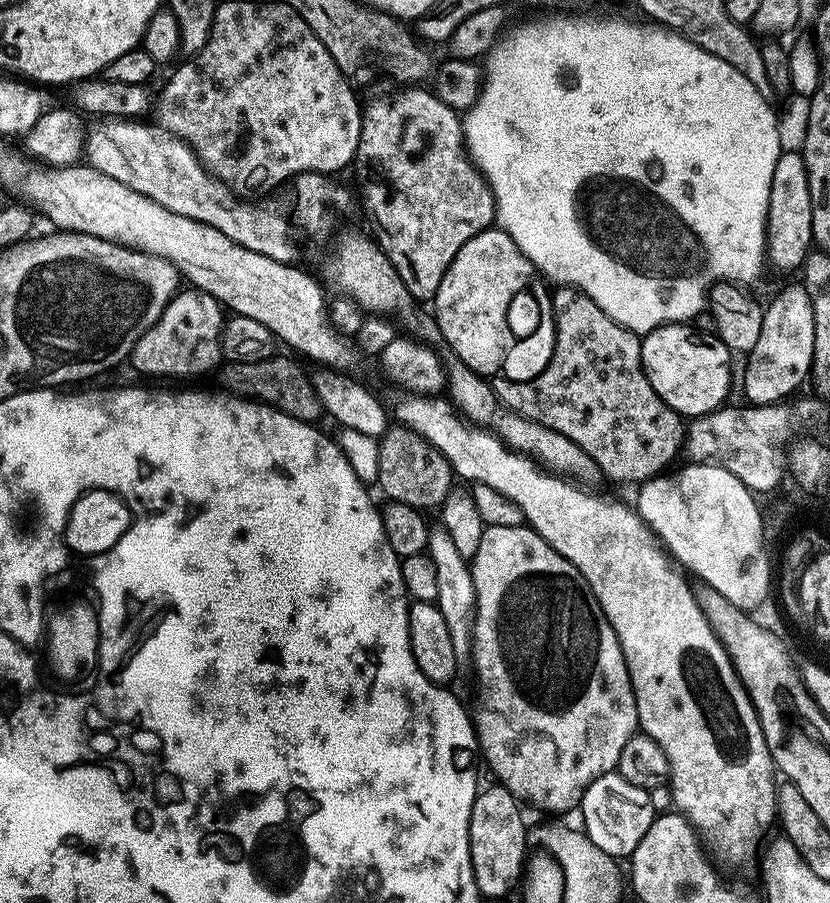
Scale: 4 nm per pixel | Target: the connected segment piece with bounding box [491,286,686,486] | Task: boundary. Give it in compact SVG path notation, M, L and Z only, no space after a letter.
M560 286L552 296L550 311L556 324L554 354L537 376L526 382L496 378L491 381L501 404L522 418L570 438L612 480L639 485L659 476L686 444L686 424L680 413L662 402L650 386L642 366L641 337L614 322L590 297L571 286Z

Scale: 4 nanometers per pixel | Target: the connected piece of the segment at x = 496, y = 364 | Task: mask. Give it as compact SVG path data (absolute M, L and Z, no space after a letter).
M491 228L479 232L455 255L454 262L443 275L438 294L432 301L434 319L439 326L443 343L448 344L452 354L468 368L485 378L497 375L504 366L506 354L516 339L508 322L508 312L514 298L527 286L536 271L517 244L501 228Z

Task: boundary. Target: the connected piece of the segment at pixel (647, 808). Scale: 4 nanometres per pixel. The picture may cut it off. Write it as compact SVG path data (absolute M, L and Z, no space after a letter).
M613 770L592 780L590 786L584 791L580 799L580 809L585 819L583 832L588 836L590 842L598 846L599 850L613 858L631 857L632 851L646 838L646 830L650 830L653 820L656 819L657 809L652 809L648 801L649 789L639 788L626 778L620 776L619 771Z

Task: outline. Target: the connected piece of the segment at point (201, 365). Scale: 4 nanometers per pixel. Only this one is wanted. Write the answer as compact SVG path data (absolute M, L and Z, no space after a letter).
M185 287L173 296L158 322L138 338L130 364L144 376L169 376L172 380L204 376L216 367L217 371L224 360L225 323L225 309L213 296L201 288Z

